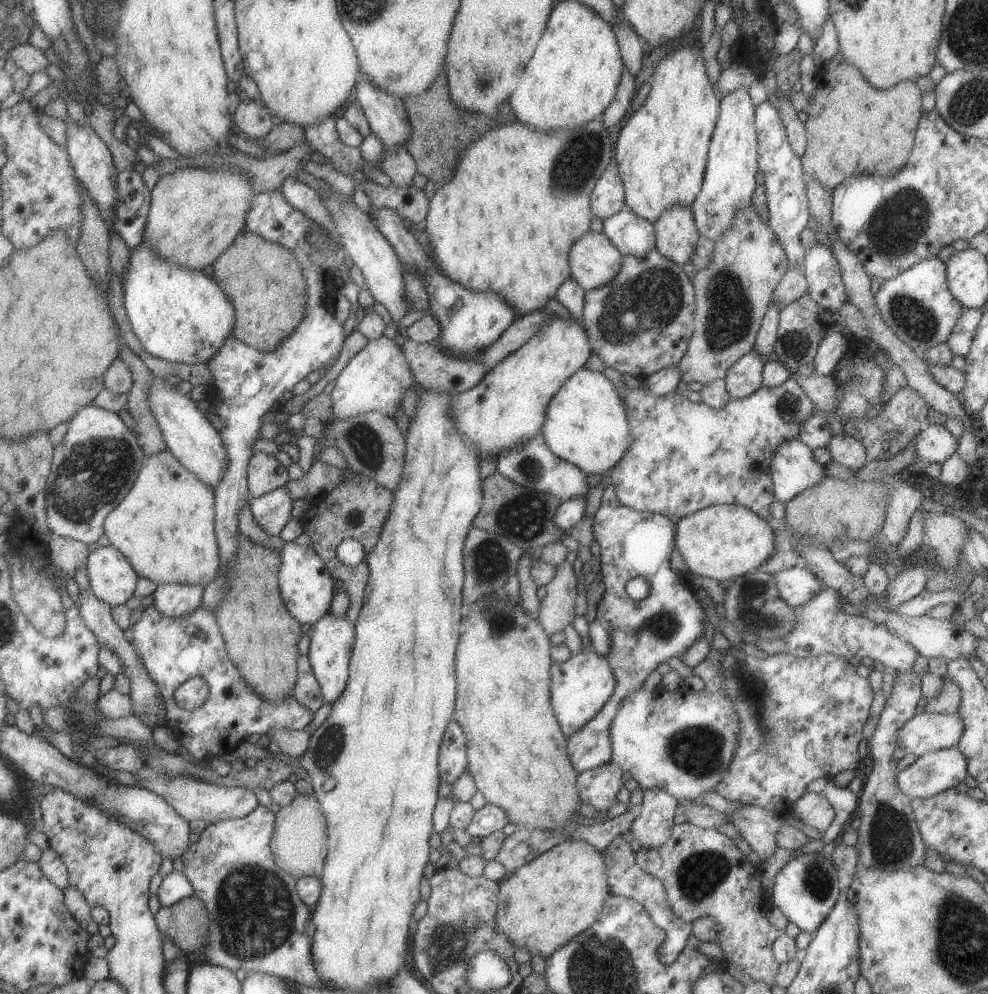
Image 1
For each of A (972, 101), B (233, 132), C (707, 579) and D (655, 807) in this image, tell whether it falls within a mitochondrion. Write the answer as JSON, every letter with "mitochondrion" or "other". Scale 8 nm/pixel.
{"A":"mitochondrion","B":"other","C":"other","D":"other"}

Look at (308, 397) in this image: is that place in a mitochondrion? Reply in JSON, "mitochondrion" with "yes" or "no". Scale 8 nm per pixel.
{"mitochondrion":"no"}

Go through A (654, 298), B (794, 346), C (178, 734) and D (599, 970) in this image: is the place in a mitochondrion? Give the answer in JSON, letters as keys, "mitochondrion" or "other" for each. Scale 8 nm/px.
{"A":"mitochondrion","B":"mitochondrion","C":"other","D":"mitochondrion"}

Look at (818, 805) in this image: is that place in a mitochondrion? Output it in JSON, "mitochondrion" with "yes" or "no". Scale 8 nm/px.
{"mitochondrion":"no"}

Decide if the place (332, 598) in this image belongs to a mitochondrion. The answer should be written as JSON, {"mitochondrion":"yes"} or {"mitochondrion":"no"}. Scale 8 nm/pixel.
{"mitochondrion":"no"}

